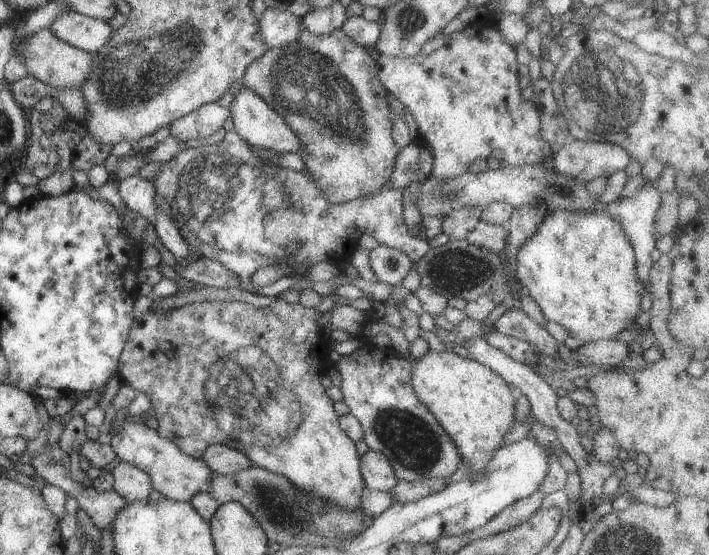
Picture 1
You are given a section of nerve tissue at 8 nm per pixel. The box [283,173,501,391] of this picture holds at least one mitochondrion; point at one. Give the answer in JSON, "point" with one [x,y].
{"point":[458,266]}

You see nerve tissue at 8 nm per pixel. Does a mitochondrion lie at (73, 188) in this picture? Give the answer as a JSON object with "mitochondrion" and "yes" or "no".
{"mitochondrion":"no"}

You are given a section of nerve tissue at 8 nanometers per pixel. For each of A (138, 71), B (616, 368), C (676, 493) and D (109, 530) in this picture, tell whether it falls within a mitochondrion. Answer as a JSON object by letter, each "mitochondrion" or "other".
{"A":"mitochondrion","B":"other","C":"other","D":"other"}

